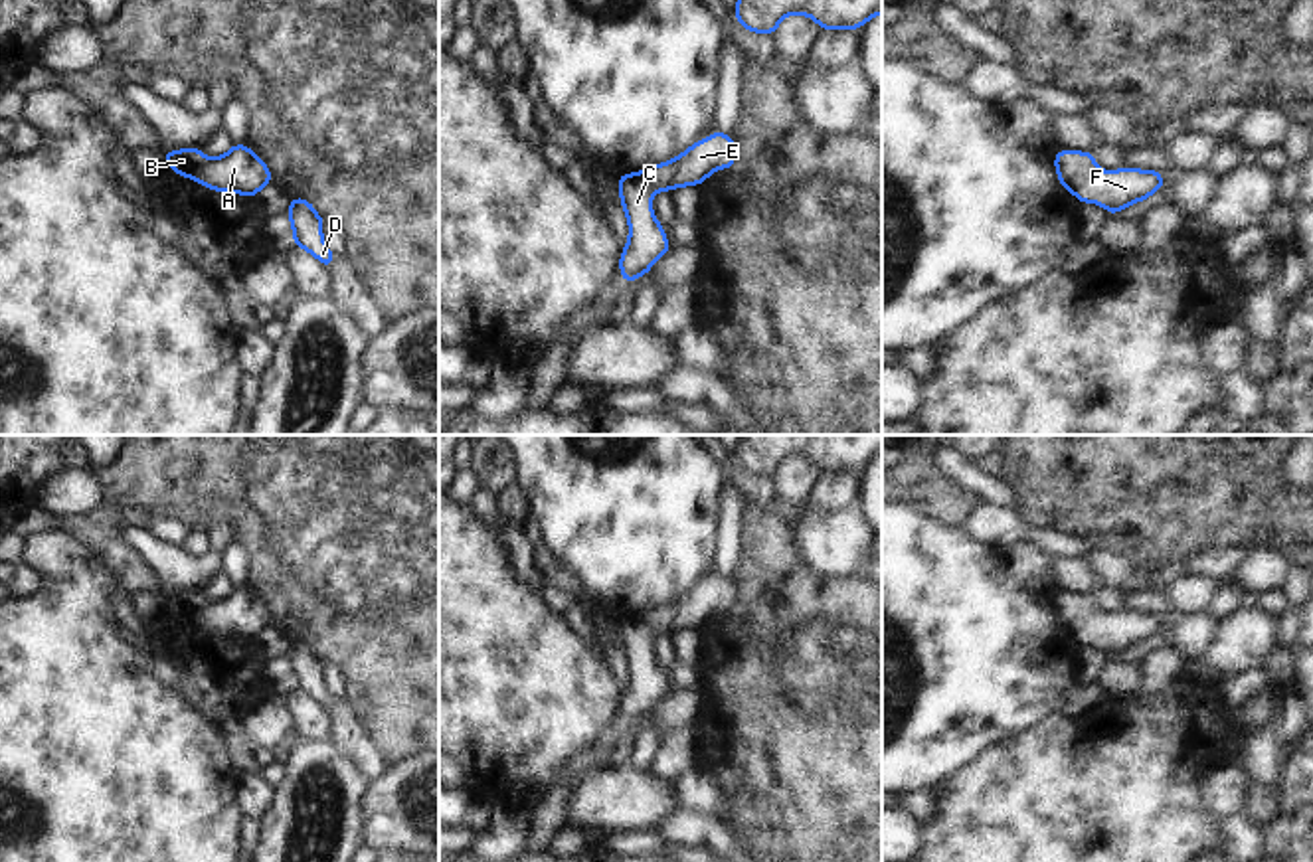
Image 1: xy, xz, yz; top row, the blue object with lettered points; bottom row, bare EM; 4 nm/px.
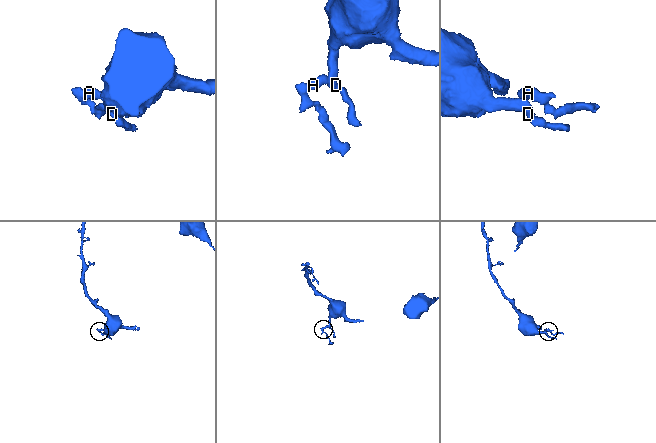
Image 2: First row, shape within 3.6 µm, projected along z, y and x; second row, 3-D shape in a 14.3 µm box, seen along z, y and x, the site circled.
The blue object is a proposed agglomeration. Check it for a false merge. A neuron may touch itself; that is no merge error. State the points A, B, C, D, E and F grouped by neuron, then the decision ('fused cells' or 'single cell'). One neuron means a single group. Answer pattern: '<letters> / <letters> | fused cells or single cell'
A B C D E F | single cell

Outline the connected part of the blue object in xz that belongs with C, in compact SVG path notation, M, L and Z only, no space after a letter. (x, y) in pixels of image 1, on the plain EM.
M716 573L706 583L696 583L674 603L645 611L637 617L617 619L621 648L627 654L631 672L623 700L619 702L623 726L645 720L655 704L672 692L651 652L653 639L658 633L670 635L678 629L698 629L712 615L734 607L734 581Z

